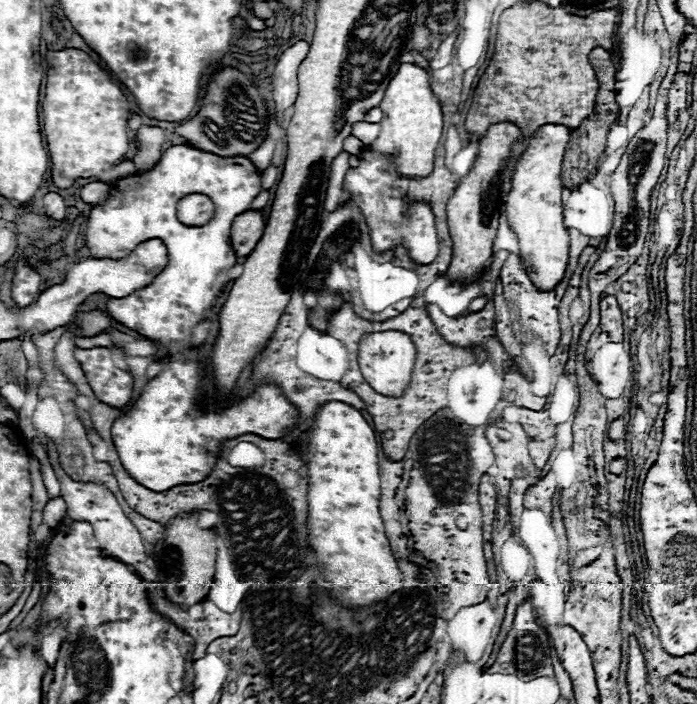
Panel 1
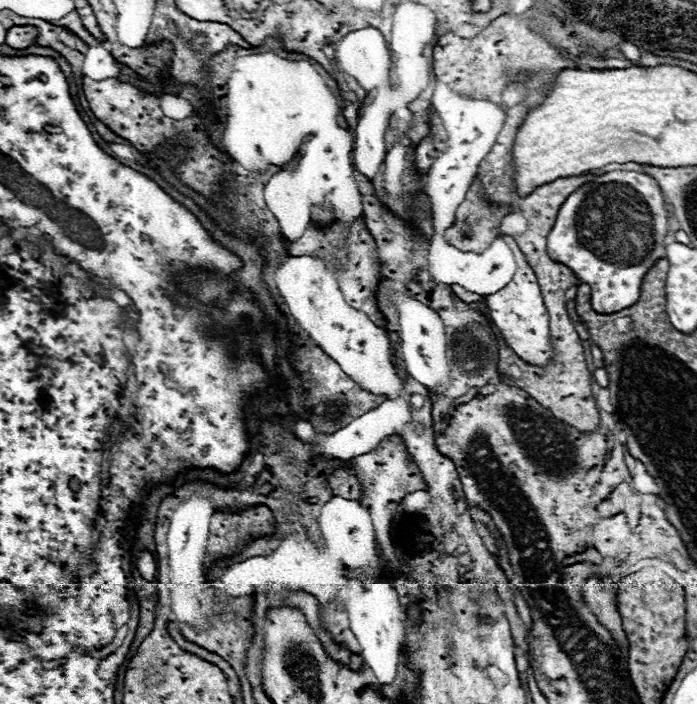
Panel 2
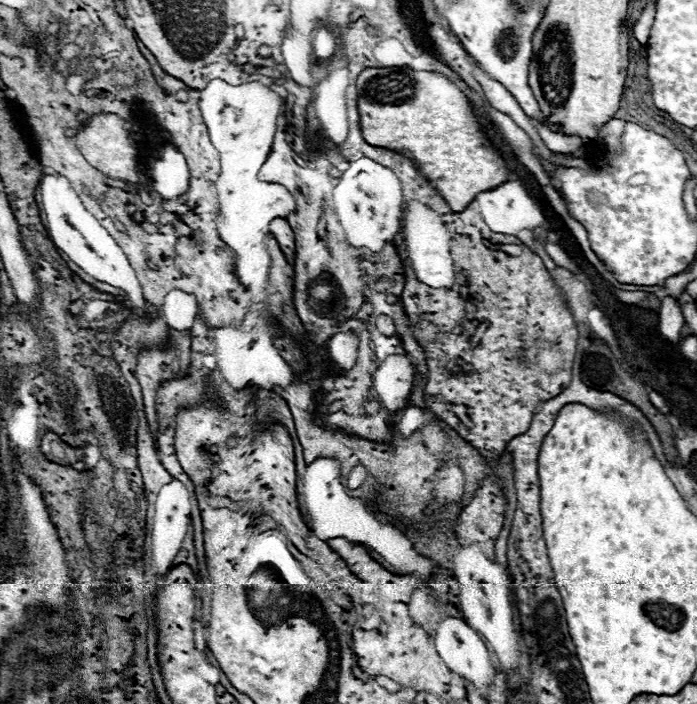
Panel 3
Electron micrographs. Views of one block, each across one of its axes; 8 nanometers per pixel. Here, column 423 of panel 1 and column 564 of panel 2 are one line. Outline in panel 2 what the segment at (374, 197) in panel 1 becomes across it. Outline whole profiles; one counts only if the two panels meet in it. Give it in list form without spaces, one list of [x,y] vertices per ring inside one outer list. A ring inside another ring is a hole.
[[[612,170],[586,182],[560,206],[556,224],[548,236],[548,254],[566,264],[578,280],[592,288],[592,308],[600,314],[630,308],[640,298],[640,286],[656,260],[664,258],[664,238],[668,234],[668,210],[658,182],[638,170]]]

